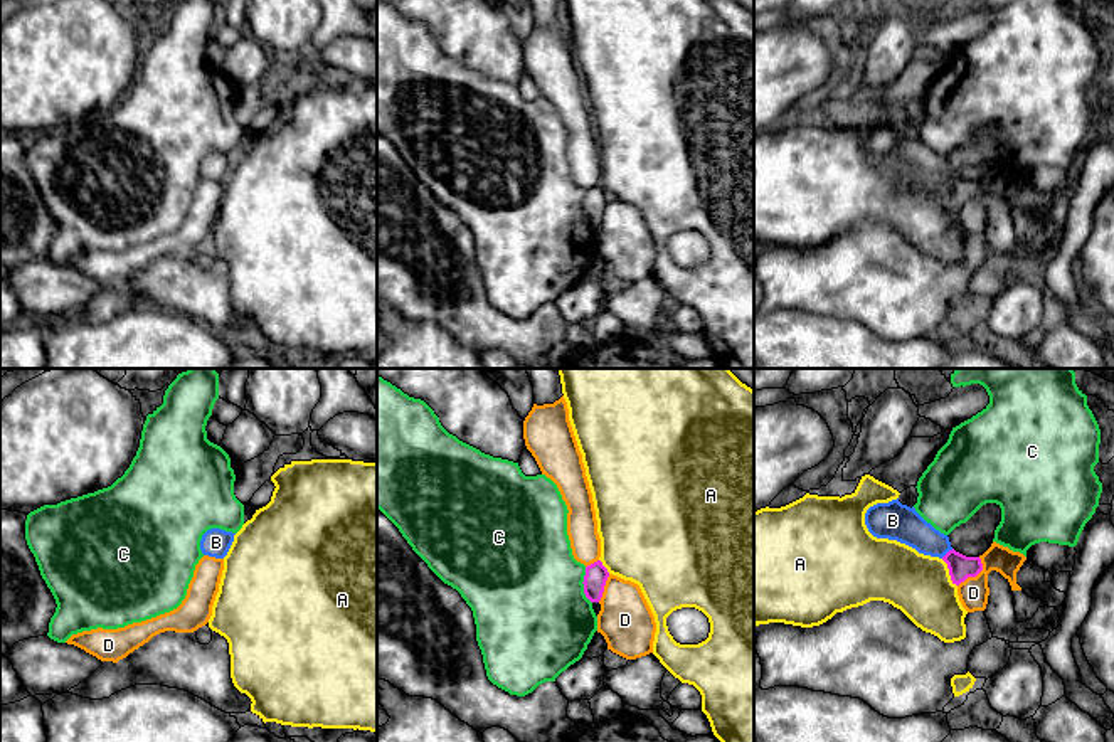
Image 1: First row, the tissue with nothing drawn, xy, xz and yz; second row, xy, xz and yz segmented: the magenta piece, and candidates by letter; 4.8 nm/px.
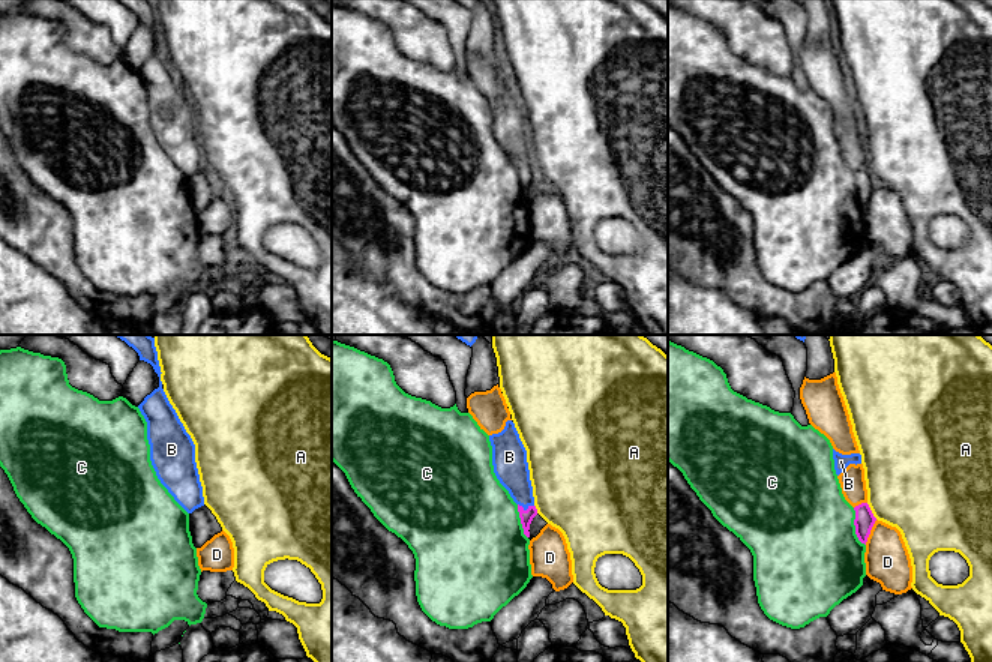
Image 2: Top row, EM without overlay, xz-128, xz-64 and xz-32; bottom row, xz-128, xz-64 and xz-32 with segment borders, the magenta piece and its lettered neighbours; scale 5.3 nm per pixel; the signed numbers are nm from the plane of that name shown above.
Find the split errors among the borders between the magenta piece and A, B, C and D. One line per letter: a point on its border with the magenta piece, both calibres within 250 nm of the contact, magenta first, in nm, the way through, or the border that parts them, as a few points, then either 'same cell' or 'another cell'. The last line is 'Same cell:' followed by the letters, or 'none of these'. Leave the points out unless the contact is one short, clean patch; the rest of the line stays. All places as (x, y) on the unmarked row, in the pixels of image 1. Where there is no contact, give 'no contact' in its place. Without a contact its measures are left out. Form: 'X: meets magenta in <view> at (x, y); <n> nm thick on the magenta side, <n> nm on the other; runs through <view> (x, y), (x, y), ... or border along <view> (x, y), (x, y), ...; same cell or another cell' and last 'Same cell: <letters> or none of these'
A: meets magenta in yz at (949, 196); 120 nm thick on the magenta side, 300 nm on the other; border along yz (941, 182), (946, 187), (949, 202), (956, 209); another cell
B: meets magenta in yz at (948, 175); 120 nm thick on the magenta side, 170 nm on the other; runs through yz (960, 189), (948, 175), (904, 147); same cell
C: meets magenta in xz at (584, 209); 110 nm thick on the magenta side, 480 nm on the other; border along xz (584, 190), (583, 216), (591, 226); another cell
D: meets magenta in yz at (975, 199); 120 nm thick on the magenta side, 150 nm on the other; border along yz (980, 180), (981, 192), (958, 209); another cell
Same cell: B

